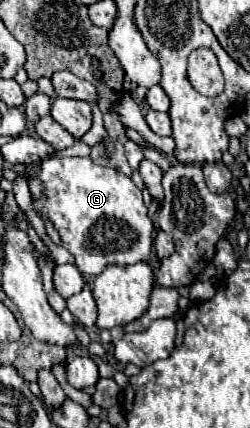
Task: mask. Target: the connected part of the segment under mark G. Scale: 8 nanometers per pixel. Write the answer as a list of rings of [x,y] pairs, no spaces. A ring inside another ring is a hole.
[[[51,157],[35,167],[29,177],[43,179],[47,199],[35,201],[33,205],[41,217],[47,215],[53,221],[63,239],[63,245],[75,257],[77,267],[85,269],[85,275],[99,275],[107,265],[131,265],[149,259],[155,229],[147,217],[147,207],[143,203],[141,191],[129,177],[119,175],[111,167],[99,167],[89,157]]]

